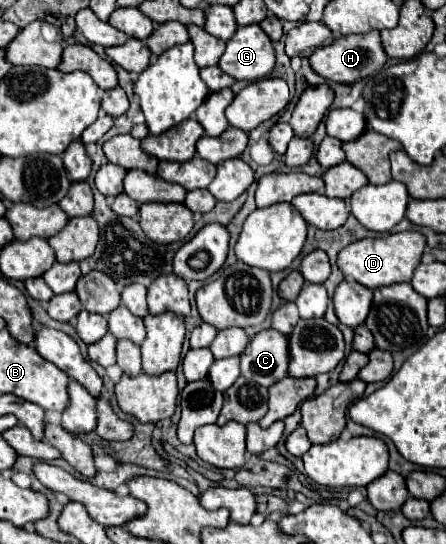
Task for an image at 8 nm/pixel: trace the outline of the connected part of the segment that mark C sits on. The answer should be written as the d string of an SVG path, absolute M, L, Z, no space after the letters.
M274 329L260 331L250 339L240 359L244 377L270 387L288 375L288 339Z

